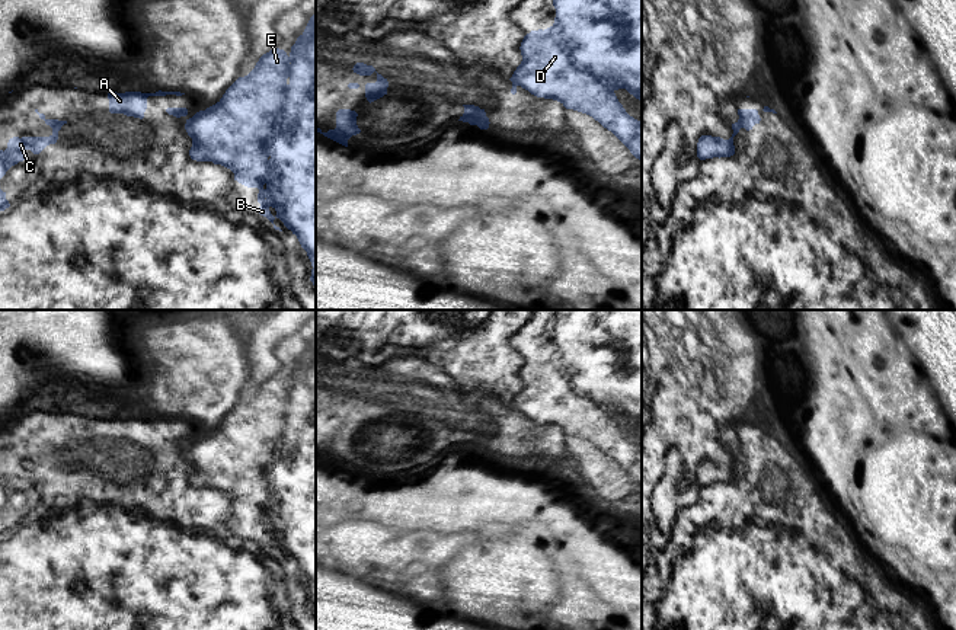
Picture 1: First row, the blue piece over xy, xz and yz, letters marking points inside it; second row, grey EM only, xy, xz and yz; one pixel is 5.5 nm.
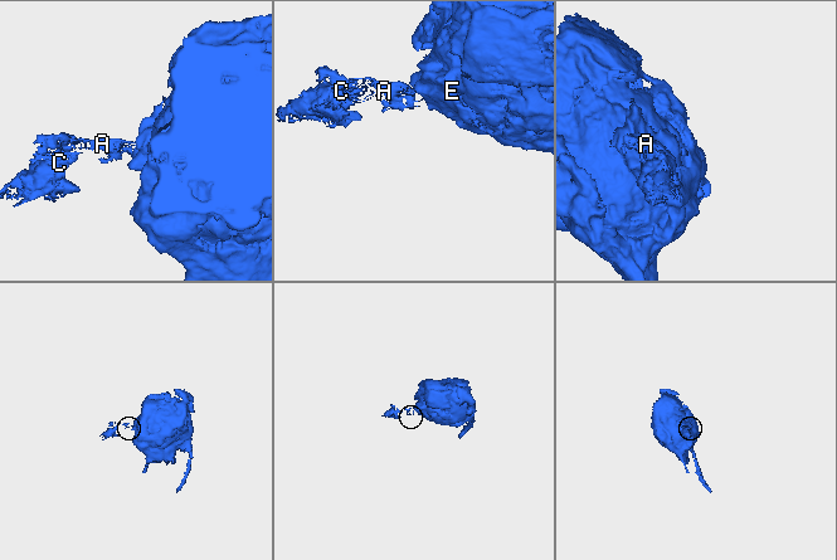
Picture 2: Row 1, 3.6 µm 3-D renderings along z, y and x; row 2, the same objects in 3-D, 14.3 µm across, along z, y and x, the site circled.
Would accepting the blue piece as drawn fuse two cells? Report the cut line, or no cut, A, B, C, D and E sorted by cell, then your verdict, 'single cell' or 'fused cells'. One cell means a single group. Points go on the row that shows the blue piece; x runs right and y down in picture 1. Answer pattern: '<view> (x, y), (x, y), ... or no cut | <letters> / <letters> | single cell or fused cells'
yz (738, 120), (741, 127) | A C / B D E | fused cells

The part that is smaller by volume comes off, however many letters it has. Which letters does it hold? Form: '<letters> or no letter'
A, C

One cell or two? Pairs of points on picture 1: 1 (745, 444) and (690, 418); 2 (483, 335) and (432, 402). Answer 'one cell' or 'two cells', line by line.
1: two cells
2: two cells

